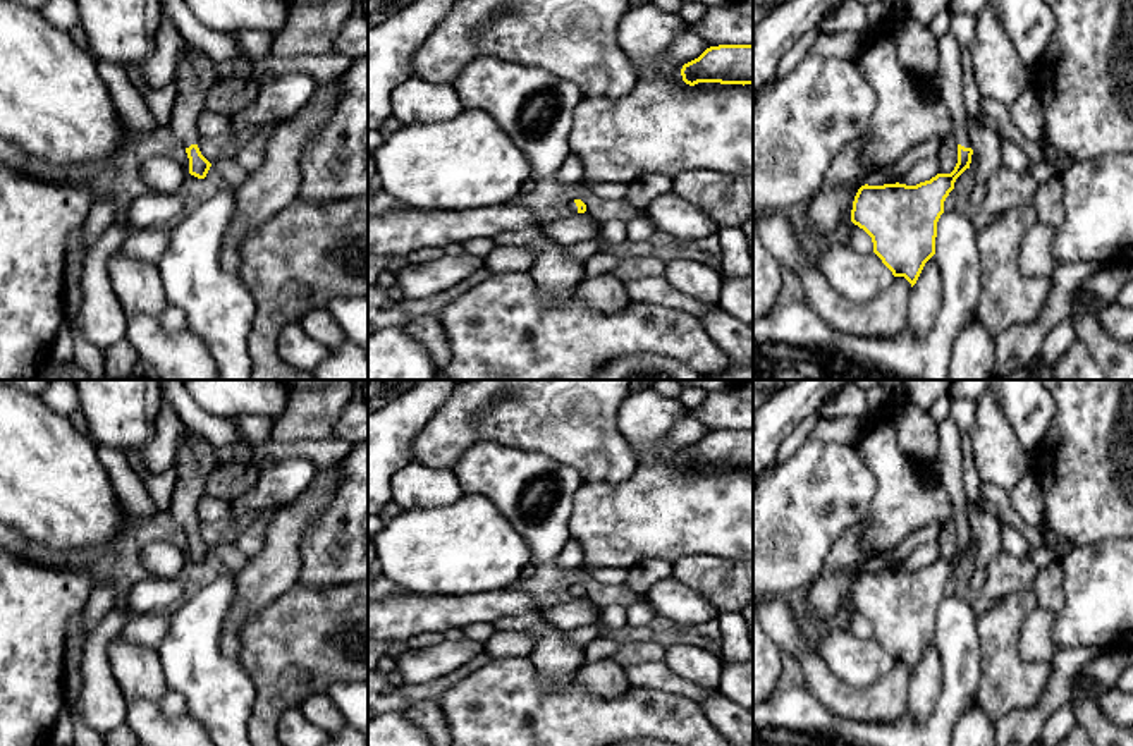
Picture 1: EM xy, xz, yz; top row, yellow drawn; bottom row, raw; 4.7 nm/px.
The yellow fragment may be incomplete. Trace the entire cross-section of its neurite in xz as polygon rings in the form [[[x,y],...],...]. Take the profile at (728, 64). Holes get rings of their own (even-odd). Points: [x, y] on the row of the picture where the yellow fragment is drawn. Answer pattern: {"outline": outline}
{"outline": [[[719,45],[707,48],[698,58],[681,69],[683,81],[753,84],[753,45]]]}

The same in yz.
{"outline": [[[951,33],[937,38],[937,79],[940,98],[952,115],[952,136],[958,141],[958,163],[951,174],[937,174],[916,186],[861,186],[854,196],[851,222],[873,242],[873,253],[892,272],[916,284],[925,263],[935,254],[937,222],[956,179],[970,168],[971,143],[965,107],[965,72],[961,45]]]}

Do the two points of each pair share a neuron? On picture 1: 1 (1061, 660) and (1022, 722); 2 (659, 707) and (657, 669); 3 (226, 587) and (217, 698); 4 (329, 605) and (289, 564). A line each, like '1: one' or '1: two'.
1: one
2: two
3: one
4: two

